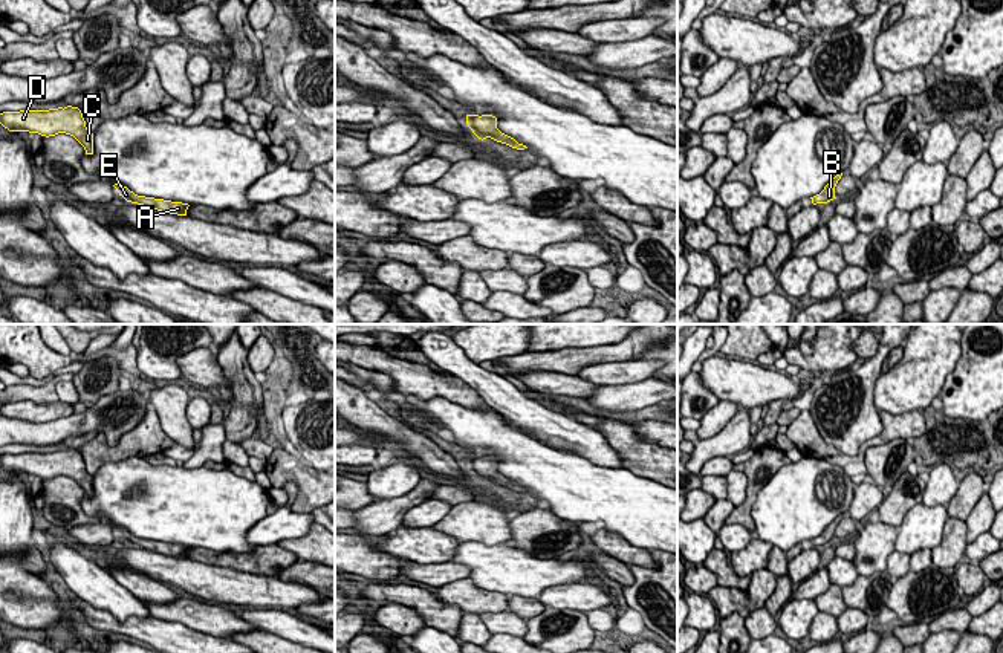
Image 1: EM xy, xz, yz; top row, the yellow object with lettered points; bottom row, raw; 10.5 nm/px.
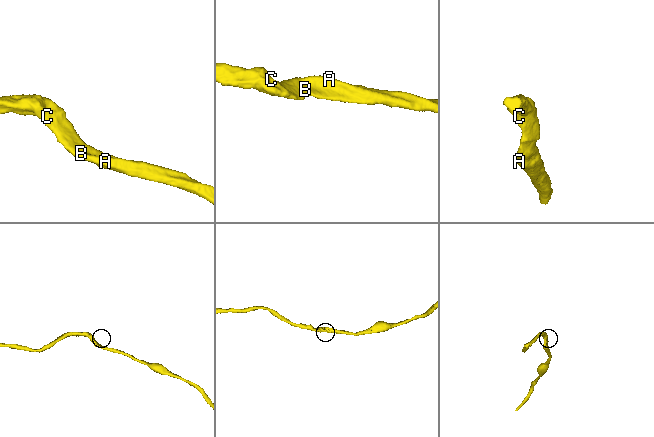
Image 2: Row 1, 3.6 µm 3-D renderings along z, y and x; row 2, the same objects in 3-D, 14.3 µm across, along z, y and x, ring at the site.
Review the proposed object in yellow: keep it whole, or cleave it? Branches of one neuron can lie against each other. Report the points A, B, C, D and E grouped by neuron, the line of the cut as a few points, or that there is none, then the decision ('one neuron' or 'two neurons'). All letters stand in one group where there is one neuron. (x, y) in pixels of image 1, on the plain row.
groups A B C D E; cut none; one neuron

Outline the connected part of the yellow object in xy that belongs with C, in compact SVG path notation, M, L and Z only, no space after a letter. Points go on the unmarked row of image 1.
M78 450L3 454L0 466L9 474L29 474L46 480L66 476L84 489L86 497L93 497L93 476L87 473Z

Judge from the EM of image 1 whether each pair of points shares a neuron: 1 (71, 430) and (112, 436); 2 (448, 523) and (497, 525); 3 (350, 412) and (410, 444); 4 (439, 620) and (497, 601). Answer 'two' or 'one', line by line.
1: one
2: one
3: one
4: two

